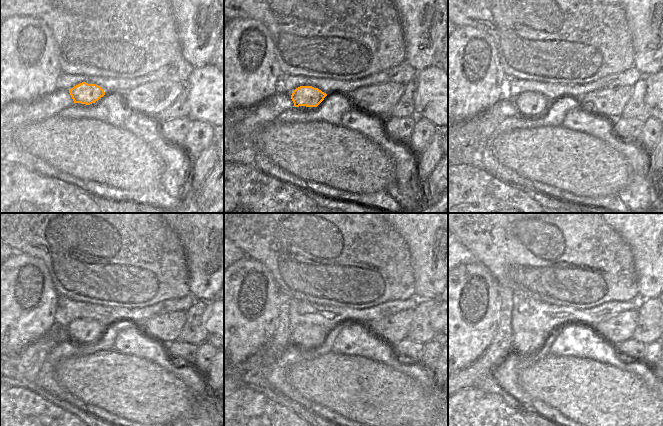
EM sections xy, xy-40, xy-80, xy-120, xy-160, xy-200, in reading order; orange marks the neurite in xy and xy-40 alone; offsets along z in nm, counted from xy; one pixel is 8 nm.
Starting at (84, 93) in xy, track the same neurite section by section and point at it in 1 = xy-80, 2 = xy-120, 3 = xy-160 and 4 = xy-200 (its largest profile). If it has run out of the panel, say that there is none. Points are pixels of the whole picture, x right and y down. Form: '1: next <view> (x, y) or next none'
1: next xy-80 (535, 102)
2: next xy-120 (79, 330)
3: next xy-160 (305, 336)
4: next xy-200 (524, 342)

